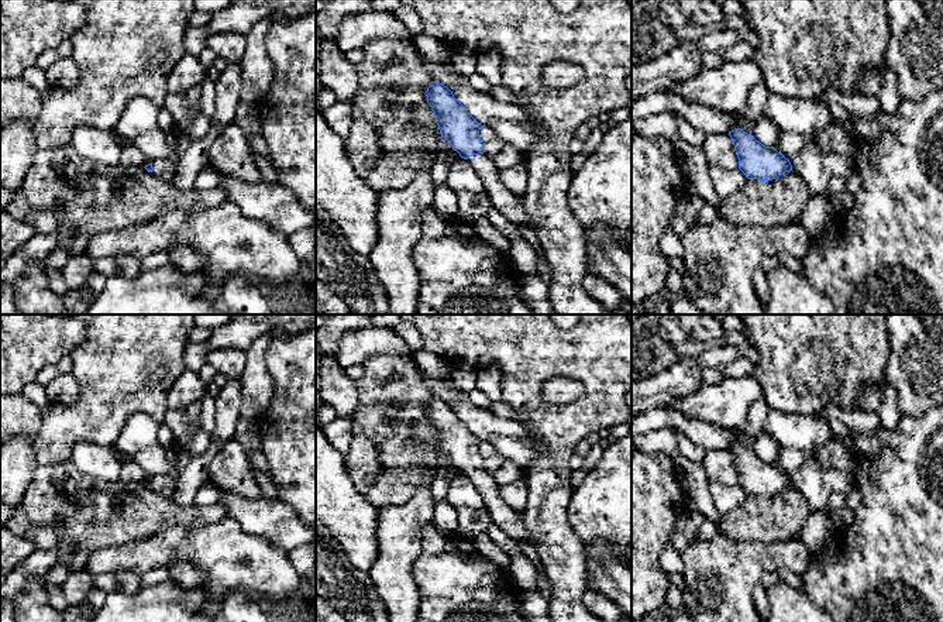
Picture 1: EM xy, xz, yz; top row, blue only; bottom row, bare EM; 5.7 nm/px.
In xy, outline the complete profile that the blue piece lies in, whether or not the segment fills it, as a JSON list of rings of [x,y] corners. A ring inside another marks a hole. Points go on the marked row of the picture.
[[[154,158],[152,162],[144,168],[165,182],[172,183],[175,179],[176,164],[173,164],[171,159]]]

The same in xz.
[[[437,80],[431,82],[424,94],[436,114],[436,123],[441,137],[450,142],[461,158],[469,161],[485,185],[492,207],[498,209],[516,226],[530,226],[523,207],[523,199],[506,188],[499,178],[492,158],[485,154],[485,142],[479,137],[482,126],[443,83]]]

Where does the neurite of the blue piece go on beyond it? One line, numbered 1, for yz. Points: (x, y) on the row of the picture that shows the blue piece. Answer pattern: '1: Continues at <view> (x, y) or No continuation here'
1: No continuation here

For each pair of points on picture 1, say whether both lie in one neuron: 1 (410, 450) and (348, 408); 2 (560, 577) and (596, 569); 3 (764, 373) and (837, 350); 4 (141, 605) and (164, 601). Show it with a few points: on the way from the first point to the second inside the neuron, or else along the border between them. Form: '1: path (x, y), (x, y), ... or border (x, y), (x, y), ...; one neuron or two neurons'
1: border (358, 381), (360, 408), (350, 418); two neurons
2: border (584, 545), (585, 584), (588, 587); two neurons
3: path (783, 371), (797, 371), (819, 350); one neuron
4: path (147, 605), (158, 605); one neuron

